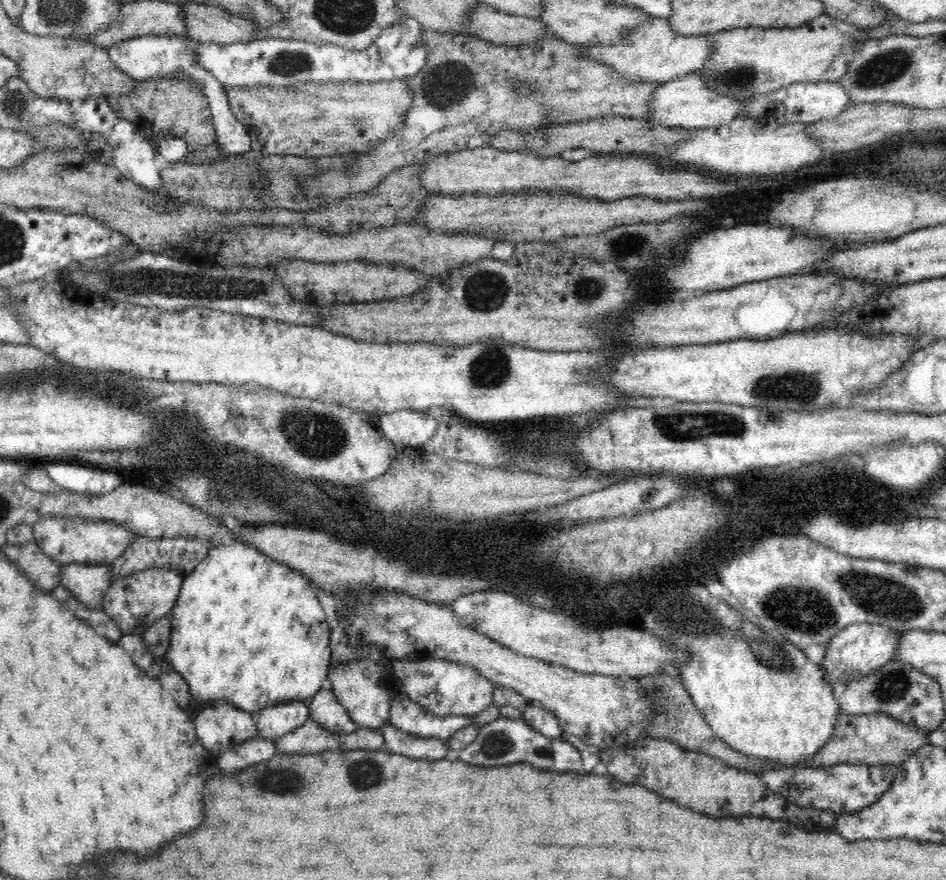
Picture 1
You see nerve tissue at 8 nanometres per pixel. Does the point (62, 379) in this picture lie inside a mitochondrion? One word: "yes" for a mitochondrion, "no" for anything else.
no

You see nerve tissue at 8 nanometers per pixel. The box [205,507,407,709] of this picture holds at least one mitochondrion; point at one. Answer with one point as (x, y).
(358, 634)

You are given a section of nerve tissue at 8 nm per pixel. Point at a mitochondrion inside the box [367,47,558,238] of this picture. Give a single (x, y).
(450, 81)

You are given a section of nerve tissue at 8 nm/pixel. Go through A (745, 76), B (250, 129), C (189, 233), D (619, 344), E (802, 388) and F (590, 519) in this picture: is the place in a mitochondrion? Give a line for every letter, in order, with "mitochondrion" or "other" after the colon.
A: mitochondrion
B: other
C: other
D: other
E: mitochondrion
F: other

